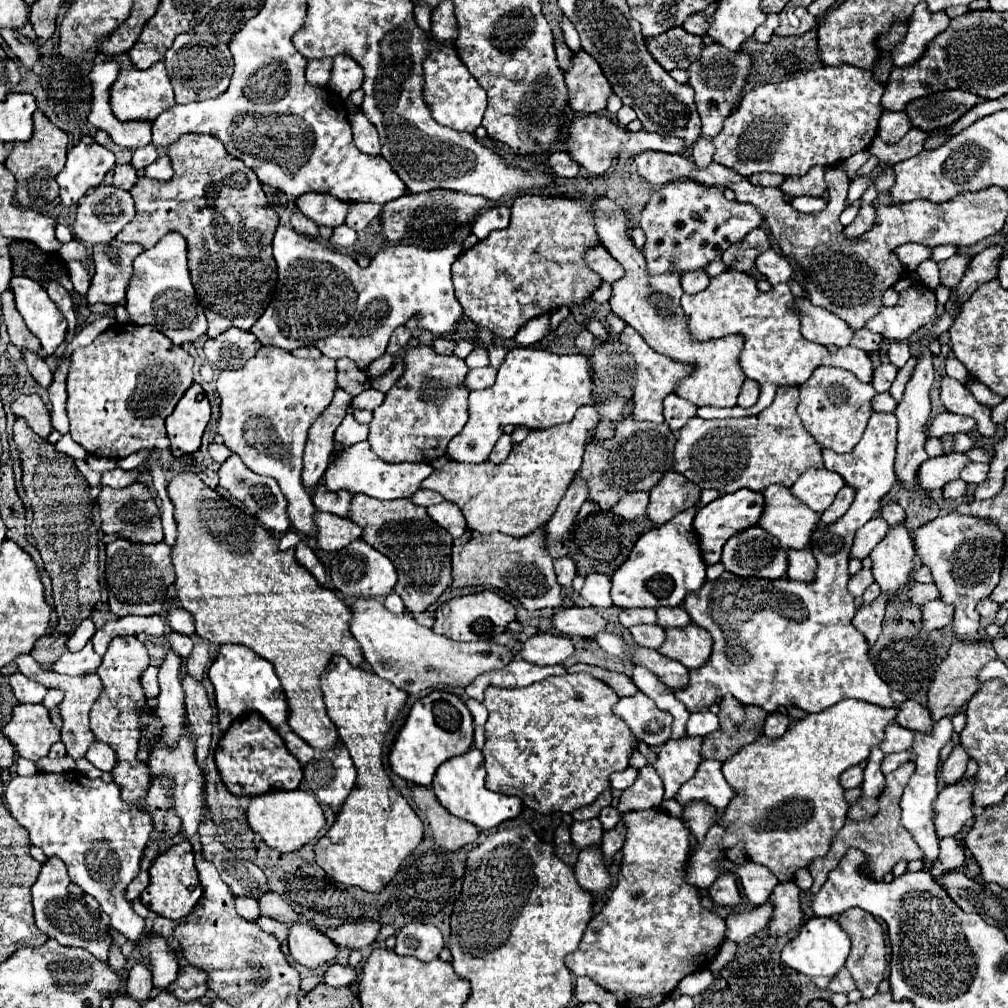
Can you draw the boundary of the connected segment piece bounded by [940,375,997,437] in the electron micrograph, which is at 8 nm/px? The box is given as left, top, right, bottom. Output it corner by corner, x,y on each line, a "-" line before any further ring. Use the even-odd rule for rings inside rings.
948,375
942,377
942,403
950,413
960,413
974,417
978,423
978,432
985,437
992,437
996,432
996,425
991,421
991,410
986,405
978,403
968,387

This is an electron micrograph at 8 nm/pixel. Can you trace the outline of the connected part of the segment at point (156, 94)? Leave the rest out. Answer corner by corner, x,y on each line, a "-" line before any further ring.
120,53
112,59
120,63
118,79
112,83
112,91
110,91
110,107
118,121
154,121
162,111
170,109
176,103
170,77
162,61
146,71
140,71
132,65
128,53

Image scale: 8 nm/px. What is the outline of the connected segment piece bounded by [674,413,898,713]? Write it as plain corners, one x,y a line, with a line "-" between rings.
874,413
868,421
864,437
852,453
836,455
828,449
822,451
826,469
836,471
842,476
847,485
856,489
856,495
850,509
844,513
844,517
840,517
840,521
832,523
832,527
816,527
810,549
818,561
818,571
812,583
800,583
790,579
766,581
756,577
742,579
726,571
716,581
706,581
698,595
688,595
688,599
684,599
684,609
688,611
692,621
704,627
714,639
714,649
708,663
696,671
690,671
688,687
674,691
676,699
680,699
690,713
708,711
710,705
716,703
716,697
724,697
726,693
734,695
744,705
758,705
766,713
776,713
778,707
784,705
796,705
808,713
818,713
826,707
836,705
842,699
862,699
880,707
894,705
890,687
880,679
876,667
870,661
870,645
866,637
852,625
852,617
856,615
856,599
852,599
850,591
846,589
846,583
850,579
848,559
854,533
866,521
880,513
882,497
896,483
896,427
898,421
894,415

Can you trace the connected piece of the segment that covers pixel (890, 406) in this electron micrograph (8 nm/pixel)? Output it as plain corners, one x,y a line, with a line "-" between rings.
878,393
872,401
872,407
874,407
874,411
880,411
880,413
894,413
898,403
892,399
890,393

